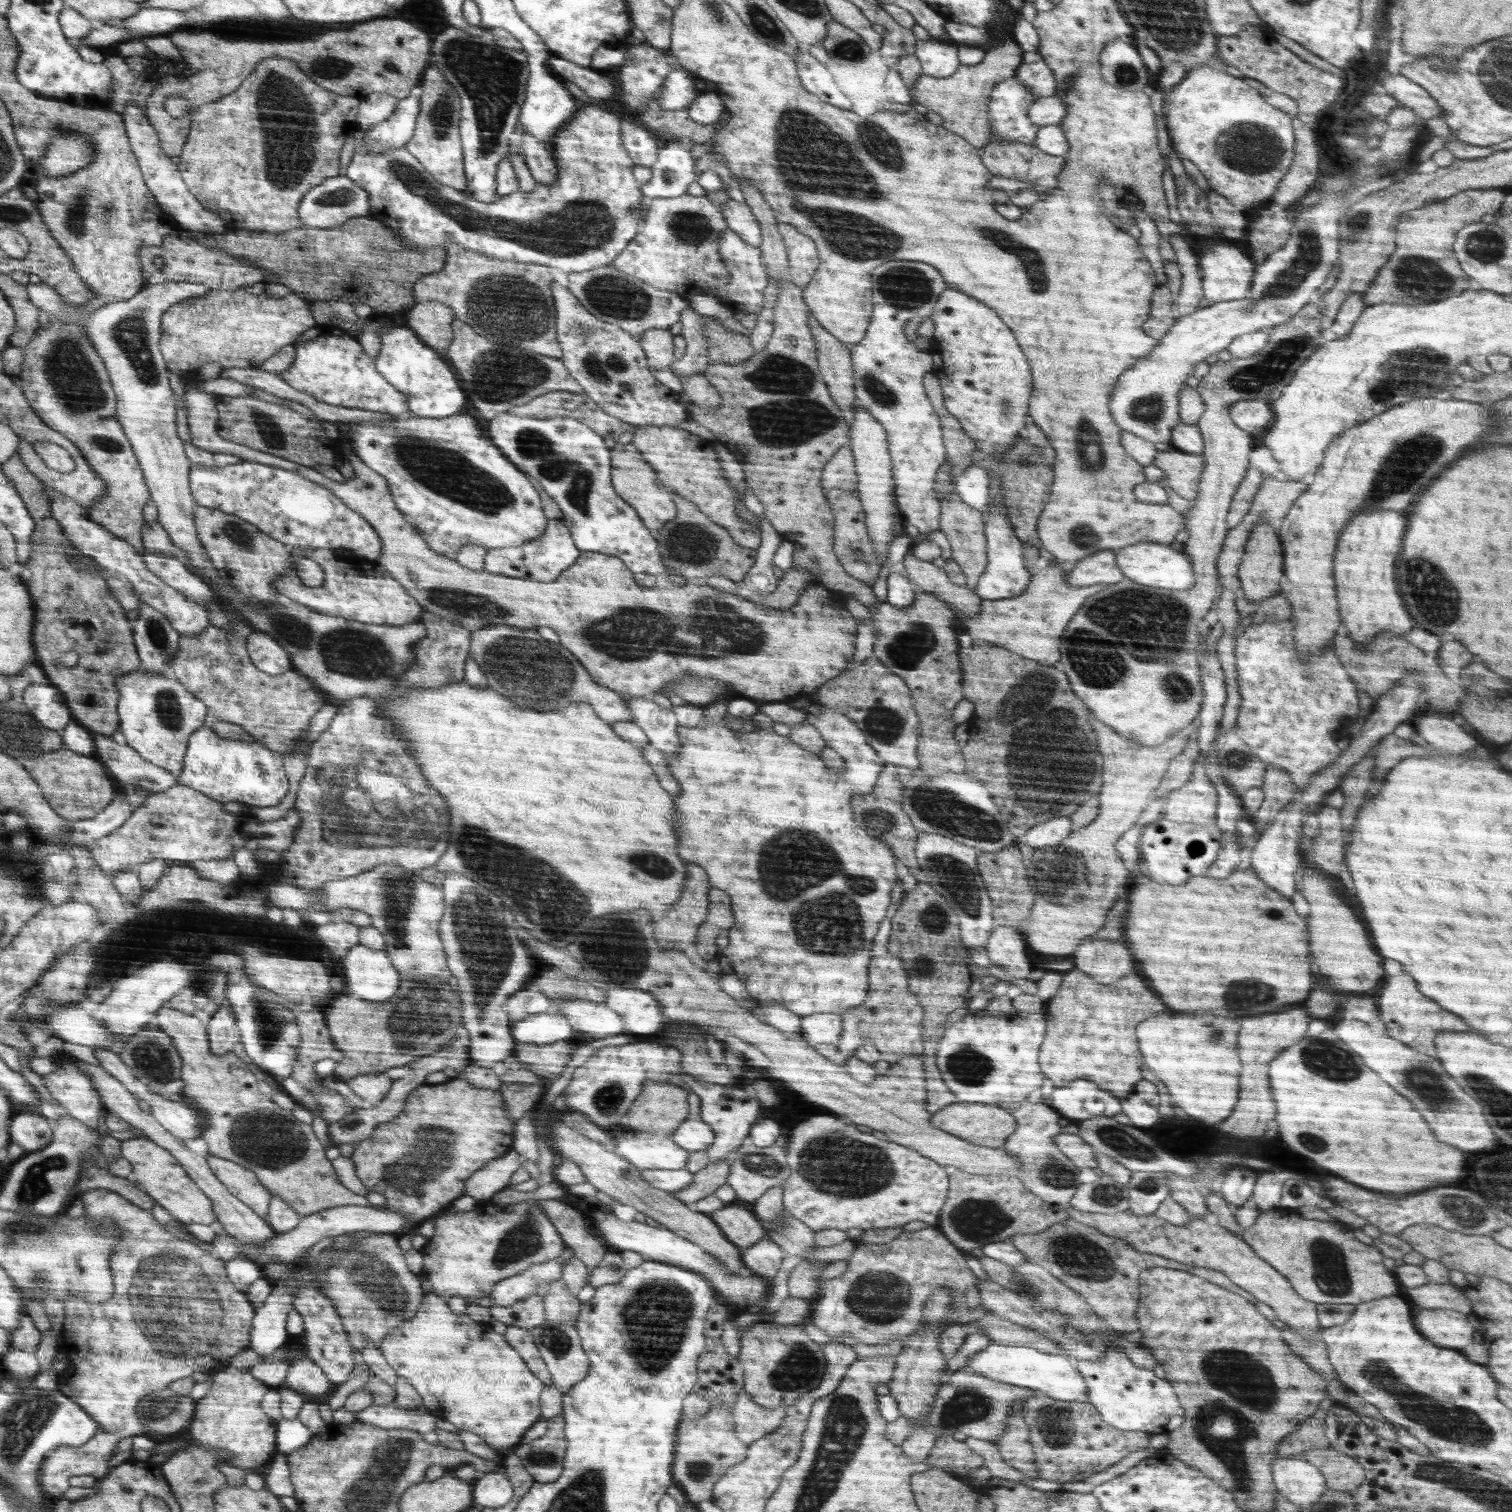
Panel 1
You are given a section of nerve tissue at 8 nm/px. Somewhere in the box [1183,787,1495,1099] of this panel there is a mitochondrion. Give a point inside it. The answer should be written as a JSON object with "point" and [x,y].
{"point":[1325,1058]}

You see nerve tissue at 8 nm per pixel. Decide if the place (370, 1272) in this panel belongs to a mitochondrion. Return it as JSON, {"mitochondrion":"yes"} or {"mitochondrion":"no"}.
{"mitochondrion":"yes"}

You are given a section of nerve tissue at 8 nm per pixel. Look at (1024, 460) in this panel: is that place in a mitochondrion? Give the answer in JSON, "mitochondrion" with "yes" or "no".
{"mitochondrion":"yes"}

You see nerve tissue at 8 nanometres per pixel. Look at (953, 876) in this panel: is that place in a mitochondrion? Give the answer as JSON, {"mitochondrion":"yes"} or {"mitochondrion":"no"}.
{"mitochondrion":"yes"}

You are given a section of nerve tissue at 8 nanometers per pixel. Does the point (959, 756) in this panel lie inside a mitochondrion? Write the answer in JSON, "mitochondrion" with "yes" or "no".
{"mitochondrion":"no"}

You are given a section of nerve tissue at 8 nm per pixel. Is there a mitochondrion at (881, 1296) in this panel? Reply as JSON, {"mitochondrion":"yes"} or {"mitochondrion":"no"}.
{"mitochondrion":"yes"}

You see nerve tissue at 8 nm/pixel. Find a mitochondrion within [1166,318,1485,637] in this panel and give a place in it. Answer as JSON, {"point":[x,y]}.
{"point":[1408,462]}

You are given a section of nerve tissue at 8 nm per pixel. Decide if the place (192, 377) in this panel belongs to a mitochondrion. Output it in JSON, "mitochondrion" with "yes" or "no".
{"mitochondrion":"no"}

